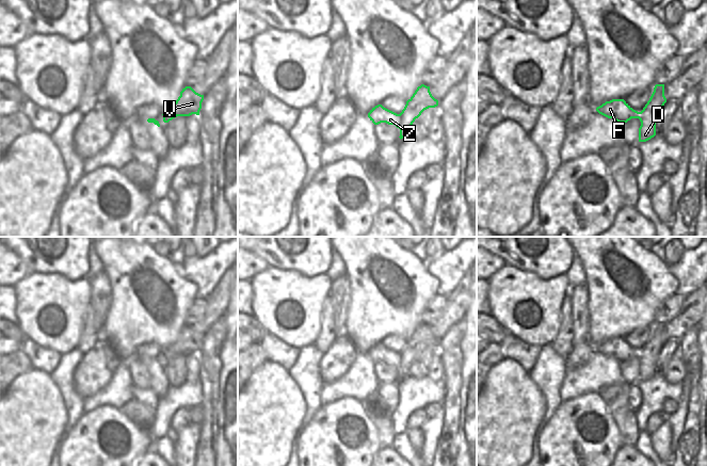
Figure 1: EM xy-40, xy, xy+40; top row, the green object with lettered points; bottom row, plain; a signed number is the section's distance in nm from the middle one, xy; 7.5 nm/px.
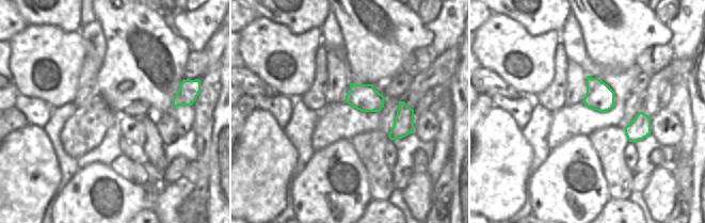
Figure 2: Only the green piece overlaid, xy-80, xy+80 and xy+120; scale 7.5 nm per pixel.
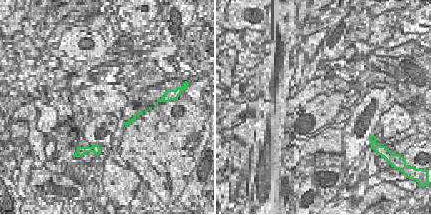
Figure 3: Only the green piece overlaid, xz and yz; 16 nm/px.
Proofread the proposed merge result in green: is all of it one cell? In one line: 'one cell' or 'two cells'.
two cells

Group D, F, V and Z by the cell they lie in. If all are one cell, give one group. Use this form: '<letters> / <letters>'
D V / F Z

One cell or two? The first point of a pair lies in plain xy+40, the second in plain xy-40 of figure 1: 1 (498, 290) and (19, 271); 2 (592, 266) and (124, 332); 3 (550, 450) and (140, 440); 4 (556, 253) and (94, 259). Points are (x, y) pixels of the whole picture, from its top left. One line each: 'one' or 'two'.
1: two
2: one
3: one
4: two

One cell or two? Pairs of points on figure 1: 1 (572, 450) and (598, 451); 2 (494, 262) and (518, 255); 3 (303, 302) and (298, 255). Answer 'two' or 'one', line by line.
1: one
2: two
3: two

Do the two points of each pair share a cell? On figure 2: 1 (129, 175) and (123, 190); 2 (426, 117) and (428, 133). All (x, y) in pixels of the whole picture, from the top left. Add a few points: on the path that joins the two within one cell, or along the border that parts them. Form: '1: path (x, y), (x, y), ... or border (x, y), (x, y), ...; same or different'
1: border (110, 165), (125, 179), (146, 187); different
2: path (426, 122), (423, 127), (426, 129); same

